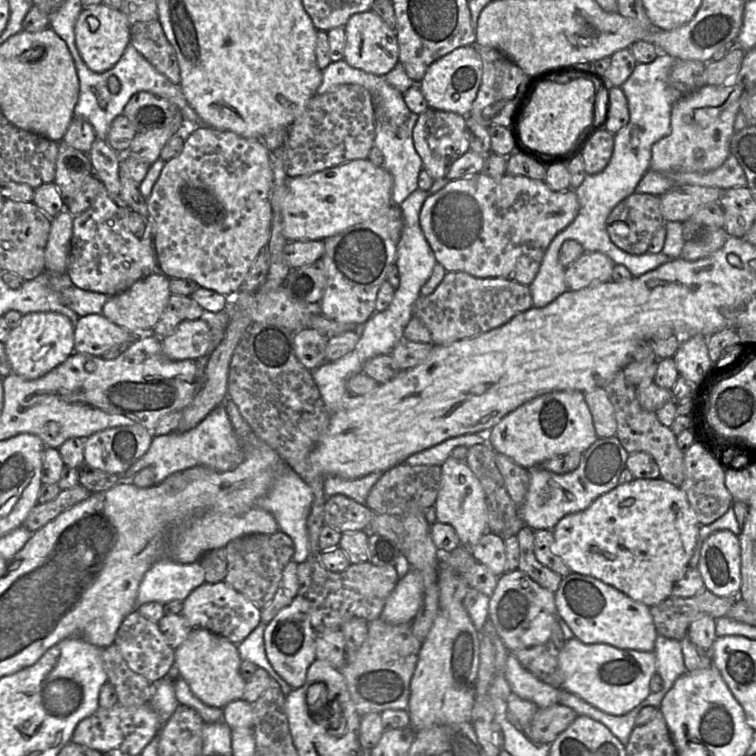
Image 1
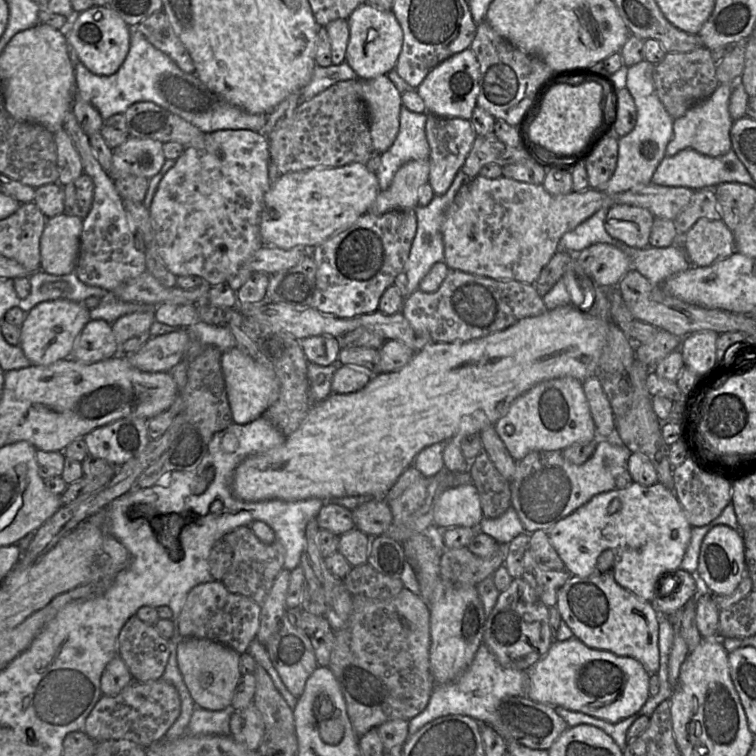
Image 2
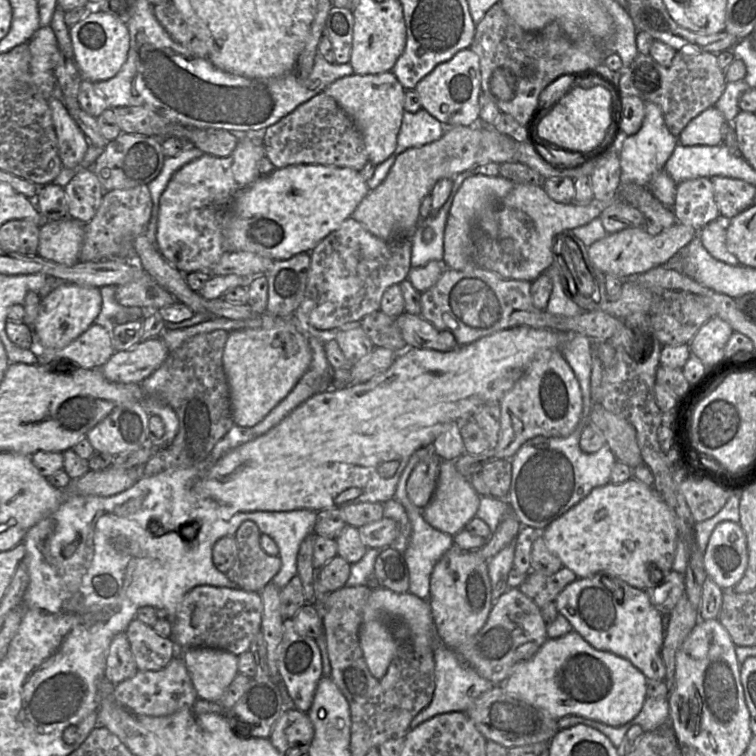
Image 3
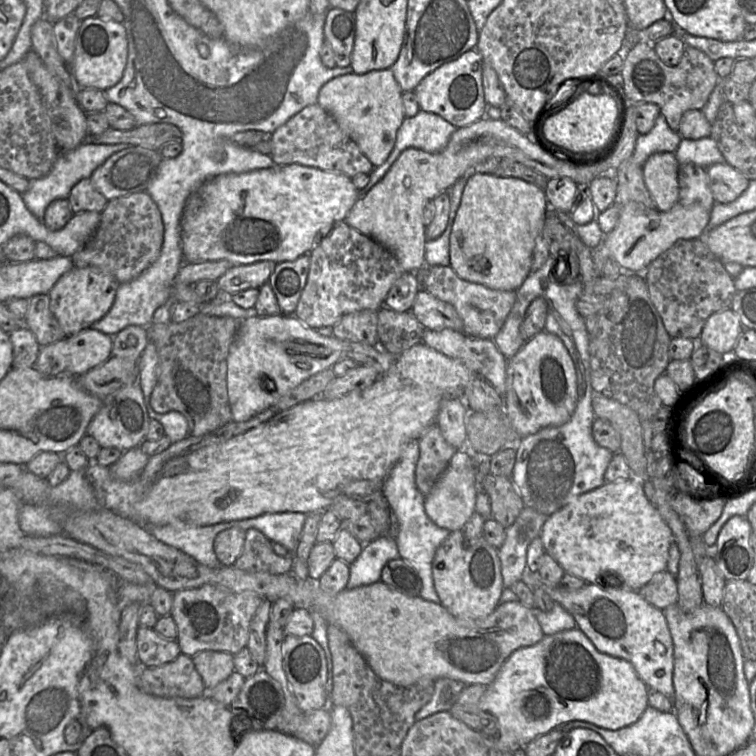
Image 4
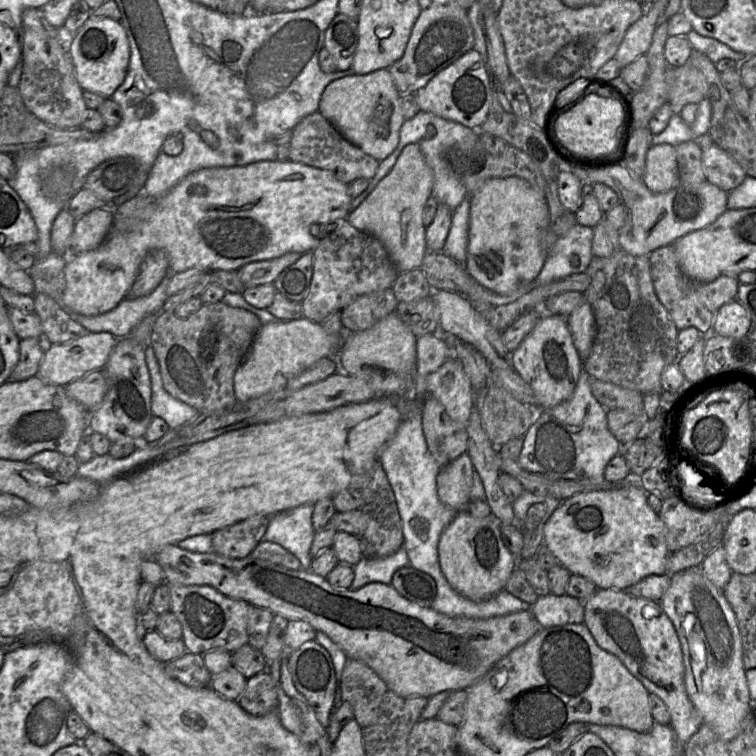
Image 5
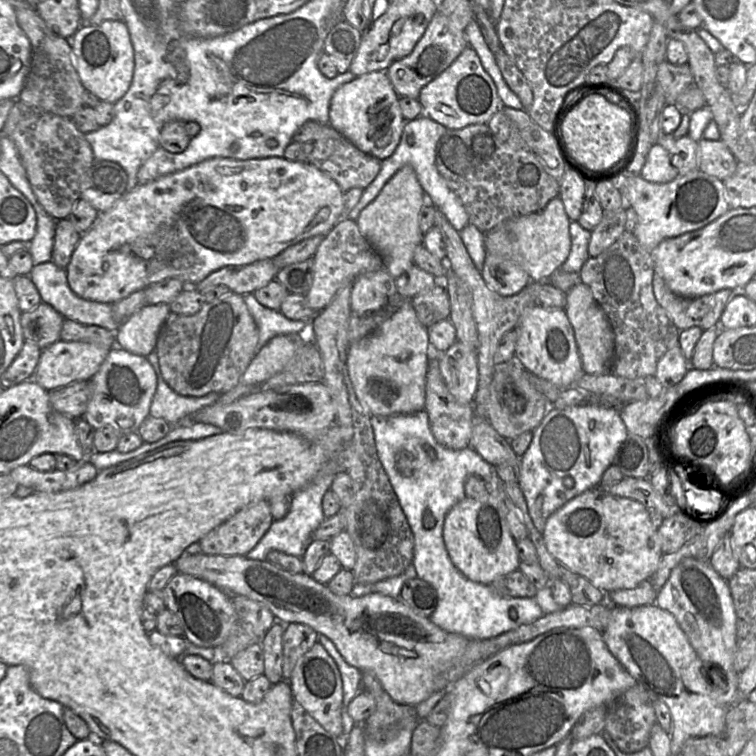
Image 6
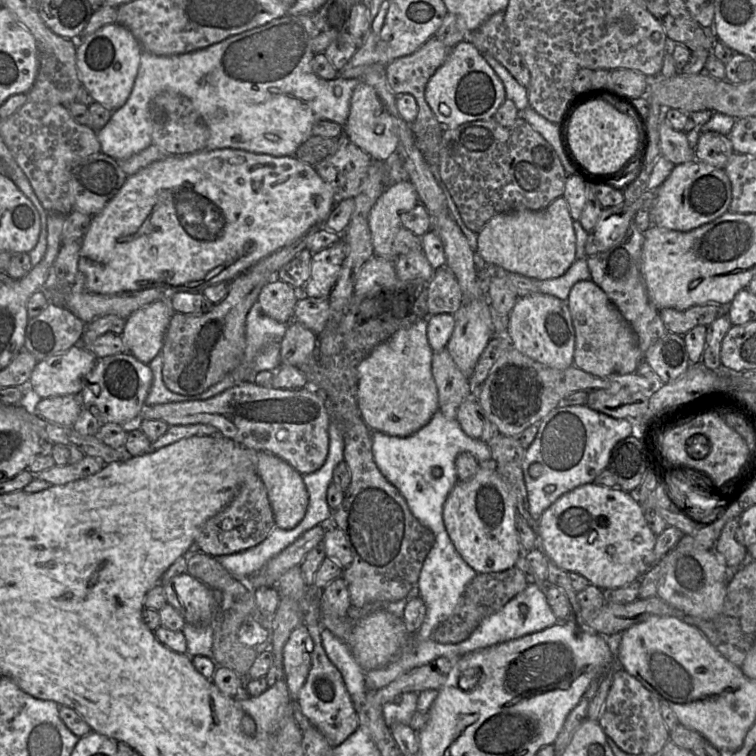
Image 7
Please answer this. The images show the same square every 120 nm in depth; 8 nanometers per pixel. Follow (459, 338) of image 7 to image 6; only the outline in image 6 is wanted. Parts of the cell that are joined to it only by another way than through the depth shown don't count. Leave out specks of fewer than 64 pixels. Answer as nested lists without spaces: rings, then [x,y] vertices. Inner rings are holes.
[[[456,340],[446,352],[440,353],[439,362],[440,372],[449,392],[459,403],[473,404],[478,387],[478,361],[476,350]]]

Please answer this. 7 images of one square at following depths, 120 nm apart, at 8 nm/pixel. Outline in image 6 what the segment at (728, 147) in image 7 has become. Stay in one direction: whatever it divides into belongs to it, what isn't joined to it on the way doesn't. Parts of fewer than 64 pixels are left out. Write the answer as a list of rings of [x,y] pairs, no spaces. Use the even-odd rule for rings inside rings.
[[[703,137],[698,142],[698,169],[721,181],[730,177],[736,170],[737,160],[722,140],[707,140]]]

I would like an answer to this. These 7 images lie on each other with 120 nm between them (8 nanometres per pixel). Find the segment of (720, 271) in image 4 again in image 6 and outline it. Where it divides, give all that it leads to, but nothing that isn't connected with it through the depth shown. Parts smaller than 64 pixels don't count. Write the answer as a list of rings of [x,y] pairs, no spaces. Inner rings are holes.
[[[654,272],[654,275],[653,275],[653,293],[654,293],[655,299],[656,299],[657,303],[667,312],[667,314],[672,319],[674,325],[680,331],[686,330],[691,327],[699,327],[703,331],[710,329],[710,328],[718,327],[721,314],[722,314],[726,304],[730,300],[730,298],[735,294],[735,292],[741,292],[741,291],[733,291],[731,289],[722,289],[717,292],[707,294],[704,296],[700,296],[700,297],[696,297],[696,298],[683,298],[683,297],[680,297],[680,296],[674,294],[668,288],[668,286],[666,285],[666,283],[664,282],[664,280],[662,279],[662,277],[659,274]]]

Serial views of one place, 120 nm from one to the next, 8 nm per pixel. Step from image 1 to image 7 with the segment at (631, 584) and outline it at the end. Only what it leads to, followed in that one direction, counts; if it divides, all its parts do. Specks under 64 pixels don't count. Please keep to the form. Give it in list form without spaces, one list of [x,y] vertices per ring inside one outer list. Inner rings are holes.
[[[593,483],[581,485],[546,509],[537,526],[545,556],[566,572],[585,577],[601,590],[639,581],[655,564],[657,536],[649,528],[634,493]]]

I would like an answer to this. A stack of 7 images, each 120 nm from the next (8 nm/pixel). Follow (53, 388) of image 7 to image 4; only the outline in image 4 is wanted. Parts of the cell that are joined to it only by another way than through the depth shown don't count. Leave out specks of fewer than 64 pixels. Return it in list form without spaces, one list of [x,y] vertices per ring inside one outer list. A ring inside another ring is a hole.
[[[89,327],[73,336],[42,346],[33,367],[44,376],[84,375],[108,360],[112,356],[112,347],[113,336]]]

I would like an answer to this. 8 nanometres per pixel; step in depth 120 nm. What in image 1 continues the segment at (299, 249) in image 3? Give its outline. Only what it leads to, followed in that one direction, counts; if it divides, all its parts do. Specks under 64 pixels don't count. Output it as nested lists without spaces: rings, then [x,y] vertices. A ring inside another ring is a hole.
[[[369,159],[294,178],[288,177],[282,201],[283,235],[288,242],[325,240],[354,225],[378,217],[392,205],[393,177]]]

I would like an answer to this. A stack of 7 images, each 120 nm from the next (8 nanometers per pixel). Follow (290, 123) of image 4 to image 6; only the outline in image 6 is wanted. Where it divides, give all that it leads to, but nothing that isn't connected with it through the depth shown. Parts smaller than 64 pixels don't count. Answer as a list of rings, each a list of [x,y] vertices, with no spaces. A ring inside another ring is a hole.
[[[329,124],[322,125],[319,137],[313,141],[313,150],[308,163],[331,177],[345,193],[352,188],[365,189],[376,178],[381,161],[365,154]]]

